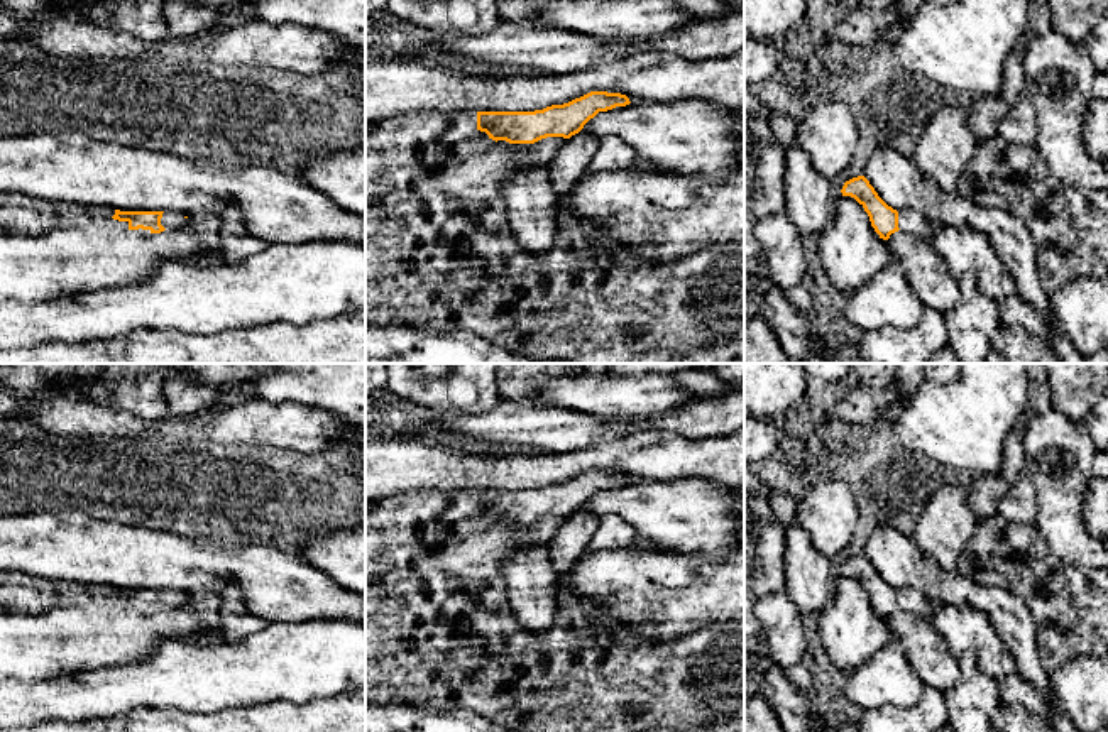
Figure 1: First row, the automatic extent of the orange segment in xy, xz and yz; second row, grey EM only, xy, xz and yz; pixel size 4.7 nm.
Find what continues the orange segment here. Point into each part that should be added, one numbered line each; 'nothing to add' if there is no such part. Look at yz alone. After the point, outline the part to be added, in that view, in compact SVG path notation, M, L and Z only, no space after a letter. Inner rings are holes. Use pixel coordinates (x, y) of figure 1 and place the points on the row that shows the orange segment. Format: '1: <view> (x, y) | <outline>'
1: yz (916, 223) | M898 211L898 228L927 242L934 235L930 220L919 211Z

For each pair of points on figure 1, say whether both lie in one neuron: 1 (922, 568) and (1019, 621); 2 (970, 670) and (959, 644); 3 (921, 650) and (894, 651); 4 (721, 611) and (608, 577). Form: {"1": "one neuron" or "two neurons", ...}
{"1": "one neuron", "2": "two neurons", "3": "two neurons", "4": "one neuron"}

